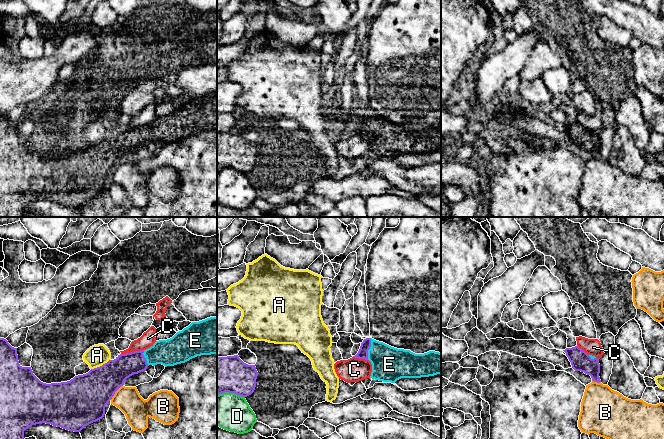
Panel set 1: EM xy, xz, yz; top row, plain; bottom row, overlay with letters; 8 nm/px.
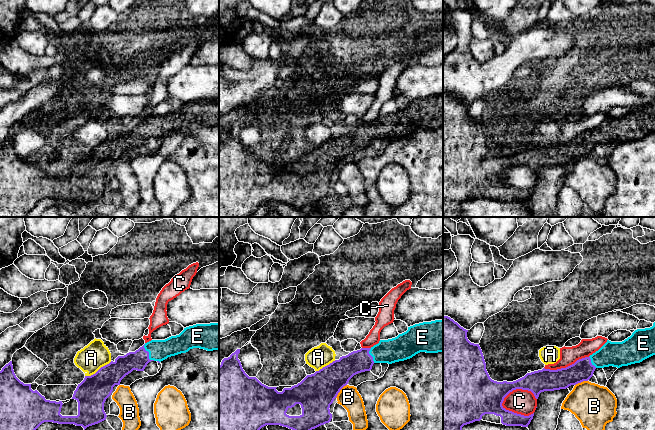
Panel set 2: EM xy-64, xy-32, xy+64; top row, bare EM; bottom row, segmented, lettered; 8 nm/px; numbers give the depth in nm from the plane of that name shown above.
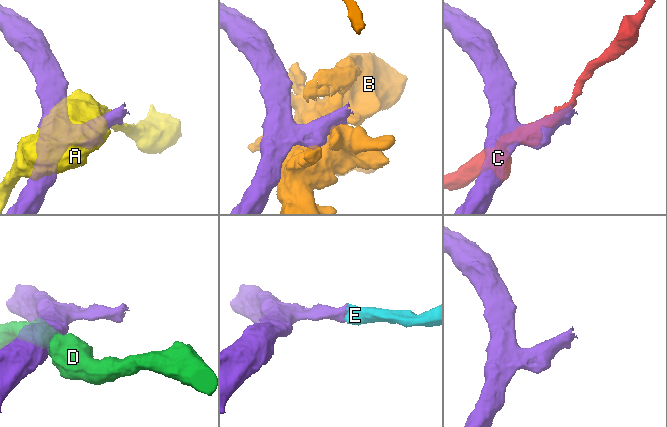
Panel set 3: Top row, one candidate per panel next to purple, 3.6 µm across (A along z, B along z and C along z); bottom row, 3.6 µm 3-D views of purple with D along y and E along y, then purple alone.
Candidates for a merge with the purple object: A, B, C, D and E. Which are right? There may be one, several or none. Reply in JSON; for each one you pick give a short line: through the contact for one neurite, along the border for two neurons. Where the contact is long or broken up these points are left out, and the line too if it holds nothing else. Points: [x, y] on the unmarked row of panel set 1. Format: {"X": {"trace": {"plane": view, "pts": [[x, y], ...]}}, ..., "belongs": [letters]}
{"belongs": ["E"]}

